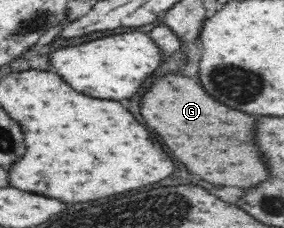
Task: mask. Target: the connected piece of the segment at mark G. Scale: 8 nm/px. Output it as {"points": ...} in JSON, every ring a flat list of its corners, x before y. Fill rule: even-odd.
{"points":[[164,74,154,78,146,92,140,96,140,114,150,130,162,136,174,158,188,166,190,174,196,174,210,184,238,188,250,188,268,178,268,170,252,142,254,116,236,112,210,98,192,78,182,74],[202,148,206,152,200,152]]}

